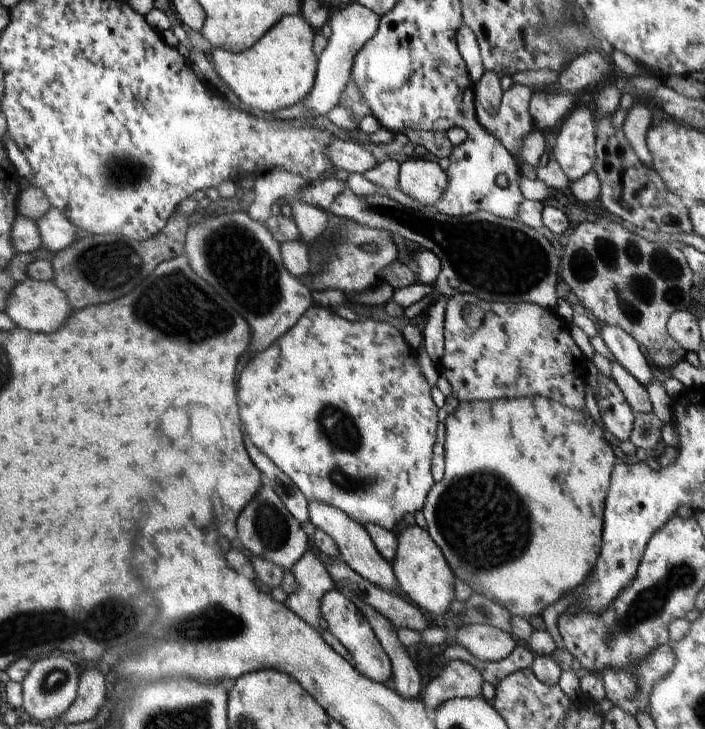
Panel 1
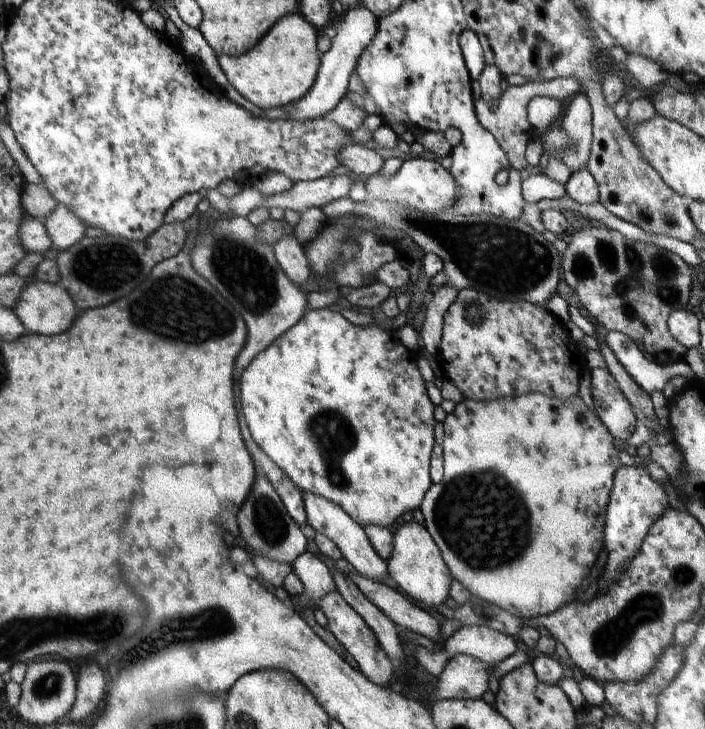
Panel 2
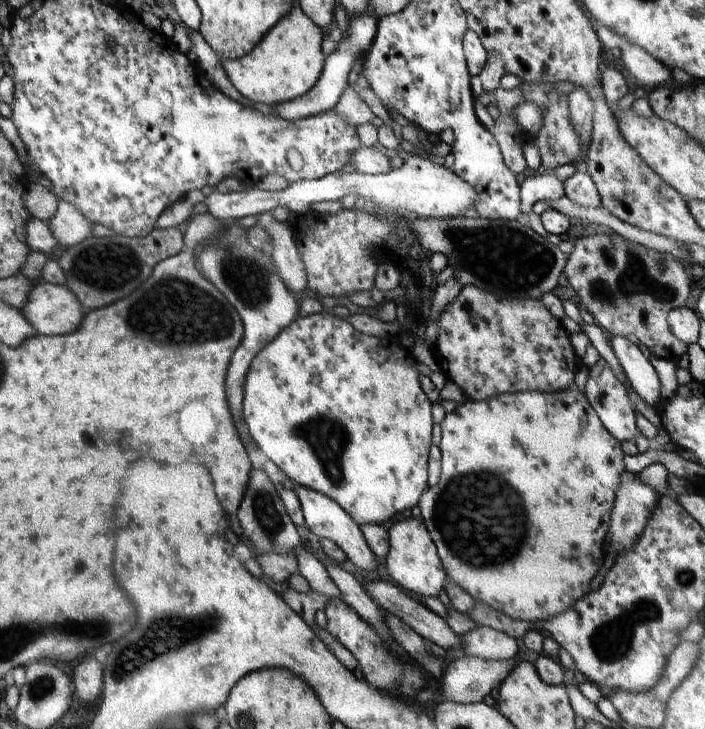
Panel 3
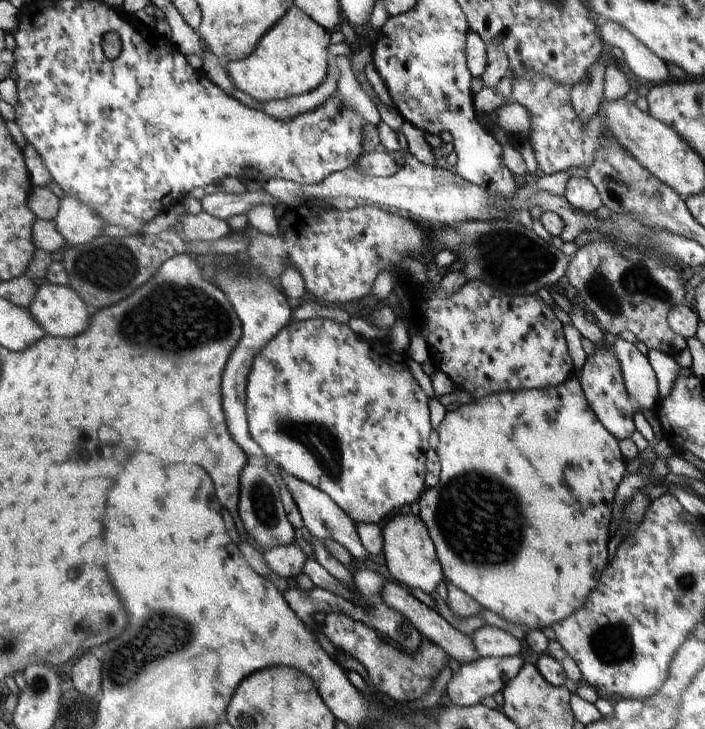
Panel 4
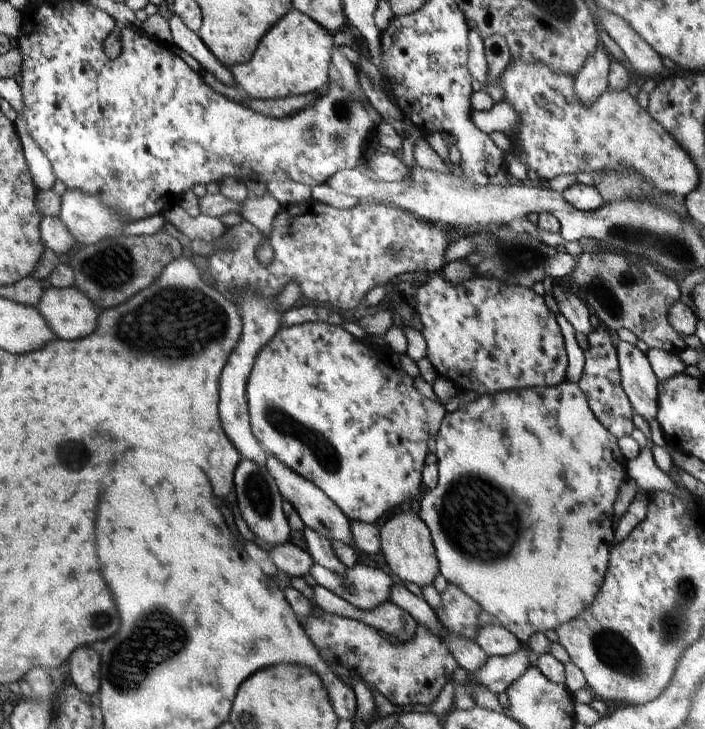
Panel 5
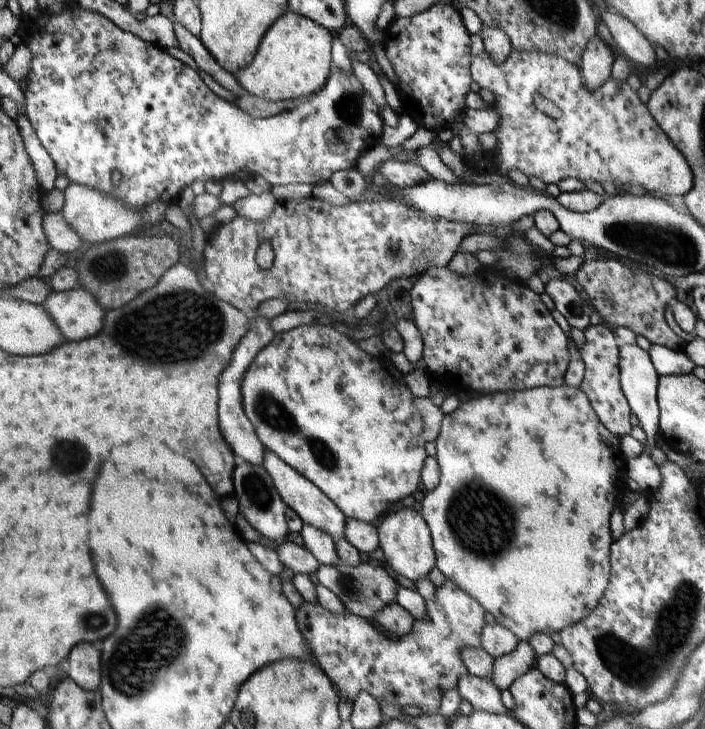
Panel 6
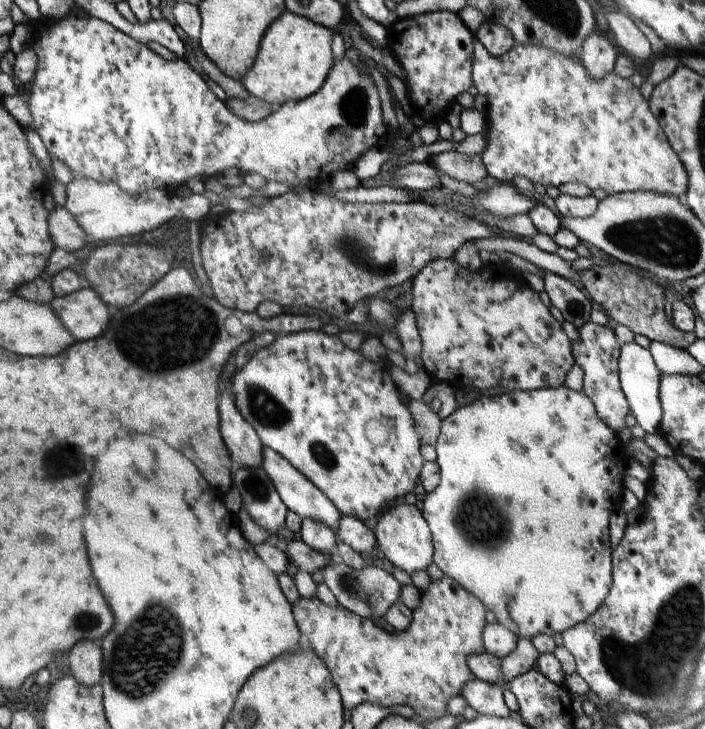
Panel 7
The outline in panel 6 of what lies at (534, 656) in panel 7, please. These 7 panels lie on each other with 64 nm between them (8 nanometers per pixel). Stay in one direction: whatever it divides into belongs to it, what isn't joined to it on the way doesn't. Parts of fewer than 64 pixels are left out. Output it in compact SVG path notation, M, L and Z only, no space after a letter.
M520 641L518 647L511 653L494 659L489 681L501 692L509 690L510 686L529 672L536 657L526 641Z

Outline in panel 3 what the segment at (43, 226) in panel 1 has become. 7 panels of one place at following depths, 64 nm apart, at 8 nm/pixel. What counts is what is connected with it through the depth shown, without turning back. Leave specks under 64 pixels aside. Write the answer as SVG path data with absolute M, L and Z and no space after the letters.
M59 200L56 214L47 220L46 224L58 244L66 247L84 242L90 234L94 234L95 227L76 206L66 200Z

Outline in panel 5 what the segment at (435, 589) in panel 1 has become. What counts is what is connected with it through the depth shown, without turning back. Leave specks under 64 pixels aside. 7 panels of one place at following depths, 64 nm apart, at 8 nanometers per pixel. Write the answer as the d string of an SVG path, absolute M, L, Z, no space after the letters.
M412 511L394 513L386 518L379 532L381 552L386 557L386 564L398 578L416 584L421 589L434 585L434 580L439 575L439 563L430 532L417 514Z

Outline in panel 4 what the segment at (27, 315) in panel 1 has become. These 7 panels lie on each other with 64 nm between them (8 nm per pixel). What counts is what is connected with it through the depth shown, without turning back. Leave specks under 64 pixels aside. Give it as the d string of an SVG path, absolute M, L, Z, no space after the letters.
M52 283L44 284L36 289L34 300L27 308L32 318L44 328L44 332L53 337L70 338L78 332L84 332L93 311L84 304L84 300L72 290L72 287L58 286Z

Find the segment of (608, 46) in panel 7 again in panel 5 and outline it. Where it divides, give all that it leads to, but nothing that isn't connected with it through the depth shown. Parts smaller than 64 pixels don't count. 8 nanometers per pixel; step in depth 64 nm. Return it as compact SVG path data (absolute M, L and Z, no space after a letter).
M602 41L598 42L598 50L586 58L584 66L578 70L574 79L574 96L584 106L590 106L600 98L600 94L609 88L608 74L610 74L610 63L612 57L603 46Z

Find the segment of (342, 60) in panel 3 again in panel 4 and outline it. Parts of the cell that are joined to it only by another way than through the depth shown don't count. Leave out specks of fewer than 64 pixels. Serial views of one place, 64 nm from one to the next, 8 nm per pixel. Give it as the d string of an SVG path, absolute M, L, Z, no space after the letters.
M331 61L330 70L318 88L306 94L290 96L290 98L260 102L262 112L280 120L290 120L304 112L318 110L320 106L324 106L328 100L332 100L336 94L339 94L337 76L337 69Z

